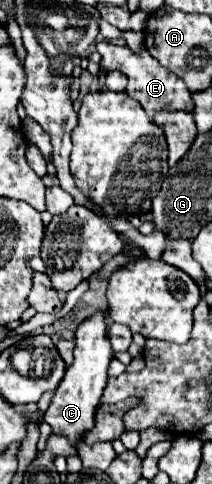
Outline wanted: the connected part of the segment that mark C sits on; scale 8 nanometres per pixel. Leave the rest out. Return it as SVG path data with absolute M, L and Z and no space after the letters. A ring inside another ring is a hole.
M99 310L91 318L87 318L83 324L75 330L75 362L67 368L65 378L61 380L61 386L57 386L55 396L51 400L51 406L47 408L43 420L53 428L55 434L65 434L71 438L71 444L75 446L83 432L93 428L93 416L95 408L101 402L103 388L107 386L107 370L113 360L113 350L107 336L107 312Z

